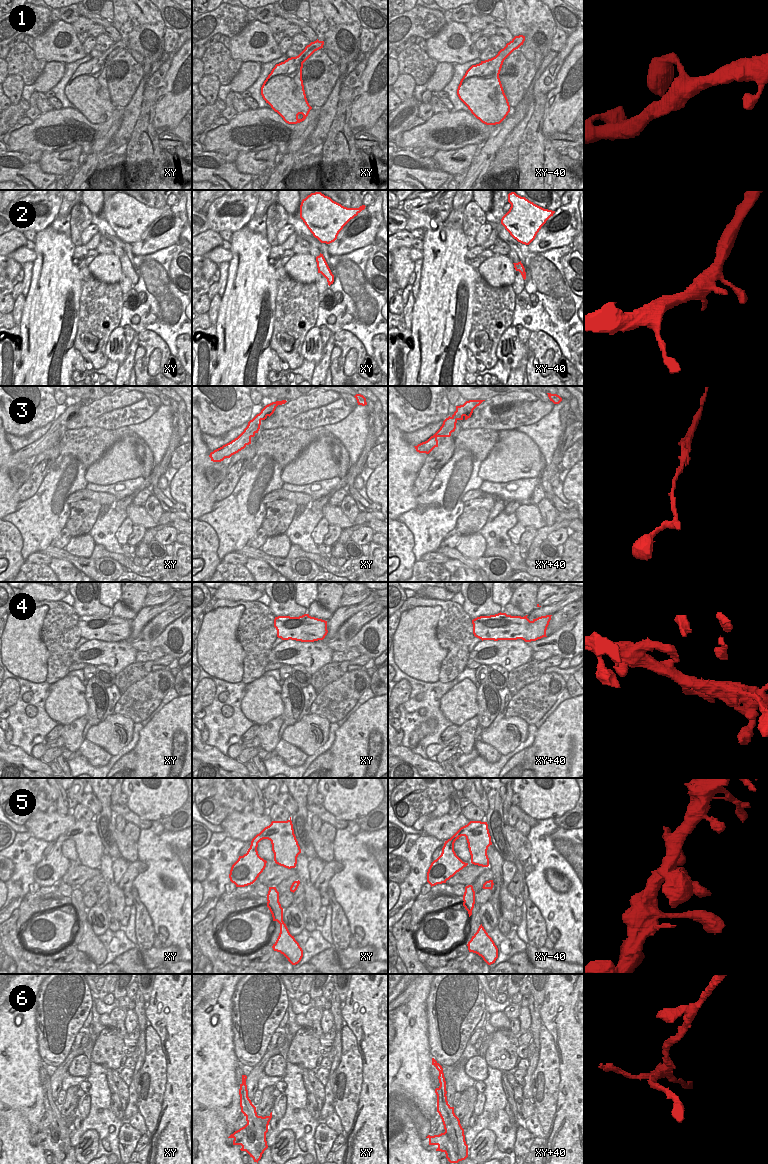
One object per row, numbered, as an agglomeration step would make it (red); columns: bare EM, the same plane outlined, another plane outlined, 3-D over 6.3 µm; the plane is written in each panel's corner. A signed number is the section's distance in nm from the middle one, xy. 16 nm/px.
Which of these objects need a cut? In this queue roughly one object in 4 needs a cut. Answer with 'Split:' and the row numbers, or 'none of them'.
Split: 2, 6

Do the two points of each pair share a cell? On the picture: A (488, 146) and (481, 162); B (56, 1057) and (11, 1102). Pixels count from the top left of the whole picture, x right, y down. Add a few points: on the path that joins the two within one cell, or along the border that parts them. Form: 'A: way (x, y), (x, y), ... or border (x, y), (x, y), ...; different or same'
A: way (488, 150), (484, 158); same
B: border (36, 1041), (38, 1054), (44, 1063); different

